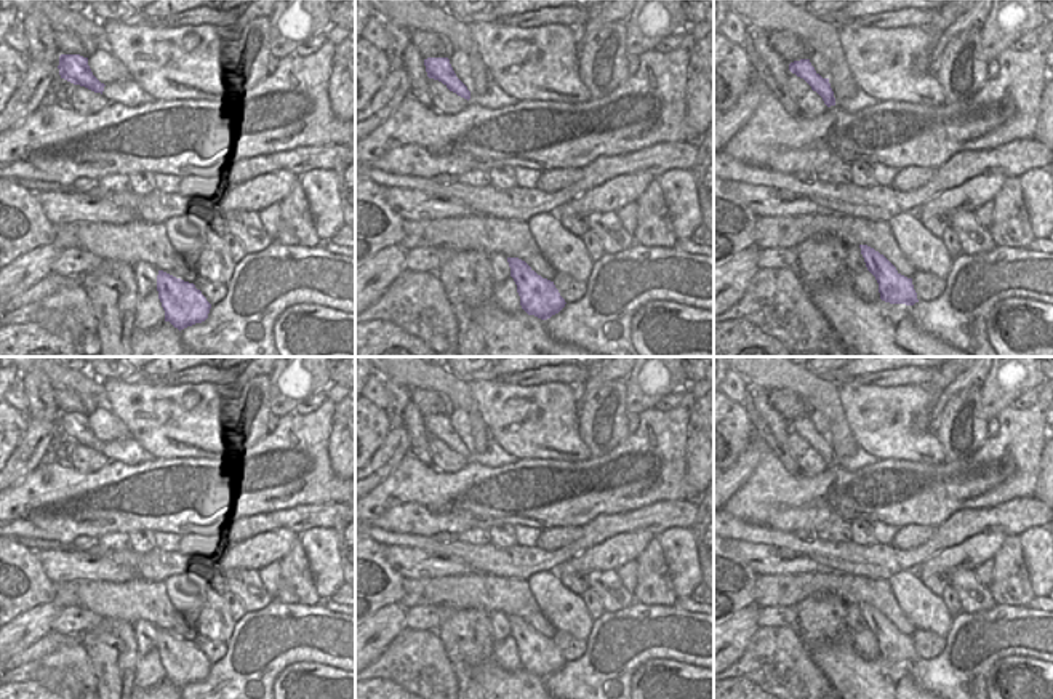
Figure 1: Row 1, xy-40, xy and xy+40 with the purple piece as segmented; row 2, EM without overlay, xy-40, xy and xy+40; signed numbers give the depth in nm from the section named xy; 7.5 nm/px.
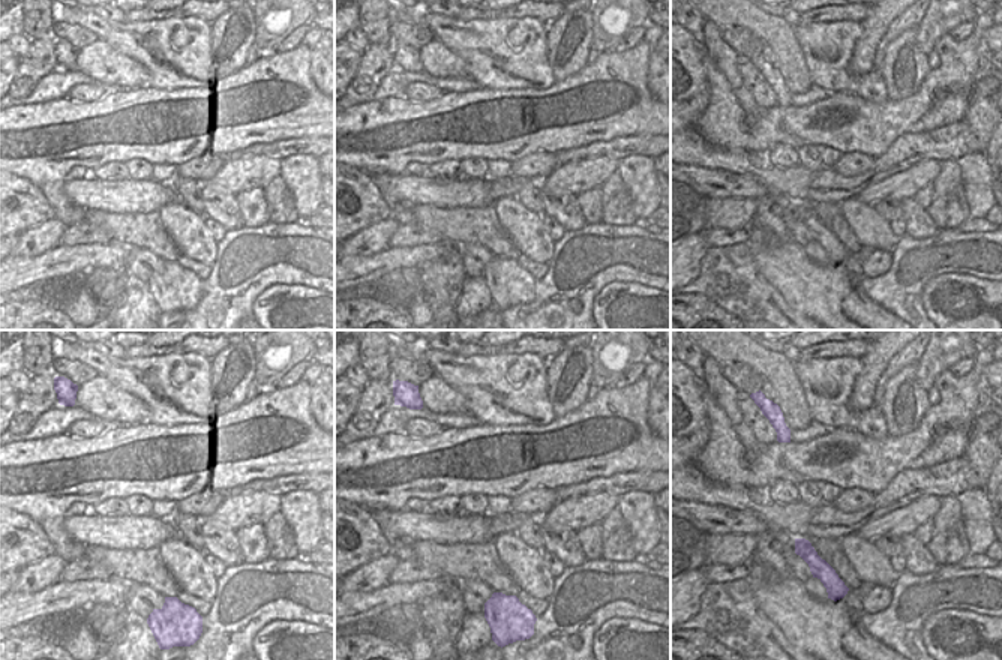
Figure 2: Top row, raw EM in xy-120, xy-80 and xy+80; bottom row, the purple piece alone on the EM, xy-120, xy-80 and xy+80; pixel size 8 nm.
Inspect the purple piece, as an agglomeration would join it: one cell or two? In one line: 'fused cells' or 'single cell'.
fused cells

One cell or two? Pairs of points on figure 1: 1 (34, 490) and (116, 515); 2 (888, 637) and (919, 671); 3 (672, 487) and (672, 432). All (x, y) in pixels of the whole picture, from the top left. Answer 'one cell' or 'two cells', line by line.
1: one cell
2: two cells
3: one cell

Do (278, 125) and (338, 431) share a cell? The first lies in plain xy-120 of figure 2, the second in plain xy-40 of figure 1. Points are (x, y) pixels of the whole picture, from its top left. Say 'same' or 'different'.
different

